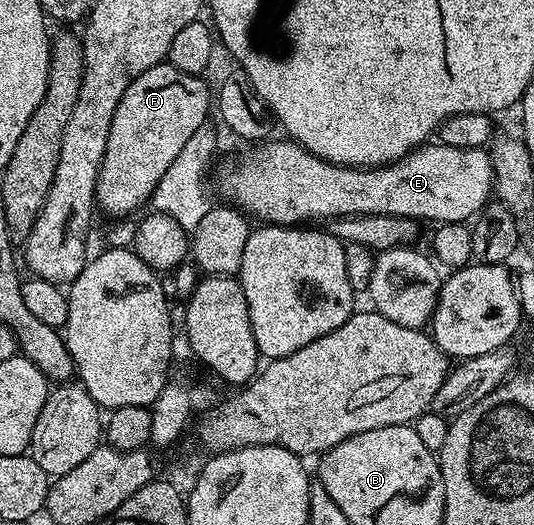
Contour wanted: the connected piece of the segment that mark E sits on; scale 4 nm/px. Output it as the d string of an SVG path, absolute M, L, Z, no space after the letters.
M293 141L274 142L267 142L259 146L262 147L259 151L244 156L222 179L227 193L235 199L233 202L247 216L270 225L306 225L311 222L309 219L329 221L339 215L403 215L405 219L431 219L434 225L466 223L473 220L492 199L493 165L489 154L480 147L449 147L430 141L415 147L403 159L389 163L387 167L363 169L329 163Z

